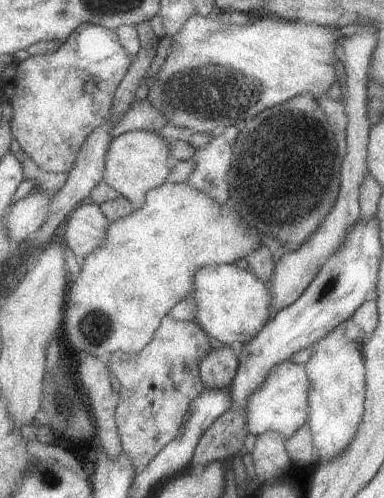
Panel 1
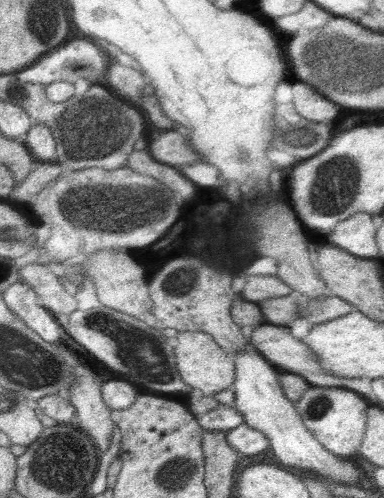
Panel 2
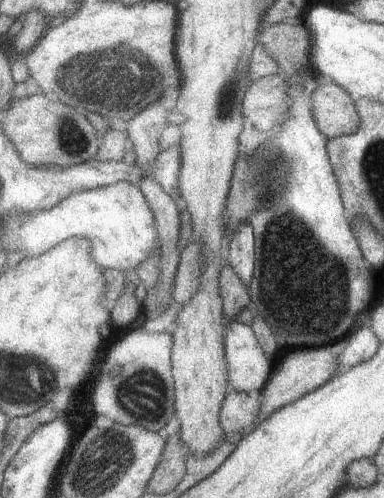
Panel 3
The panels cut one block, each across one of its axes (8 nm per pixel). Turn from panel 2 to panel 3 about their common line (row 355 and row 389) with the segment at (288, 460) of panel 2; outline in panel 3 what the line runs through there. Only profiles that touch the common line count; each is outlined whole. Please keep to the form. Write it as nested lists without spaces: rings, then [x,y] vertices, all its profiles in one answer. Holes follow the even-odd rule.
[[[231,320],[229,324],[225,324],[223,358],[225,358],[225,376],[229,382],[229,390],[257,396],[257,392],[263,388],[263,384],[273,368],[273,360],[267,358],[267,354],[263,352],[261,344],[257,342],[255,334],[251,332],[251,328],[247,324],[241,324],[237,320]]]

